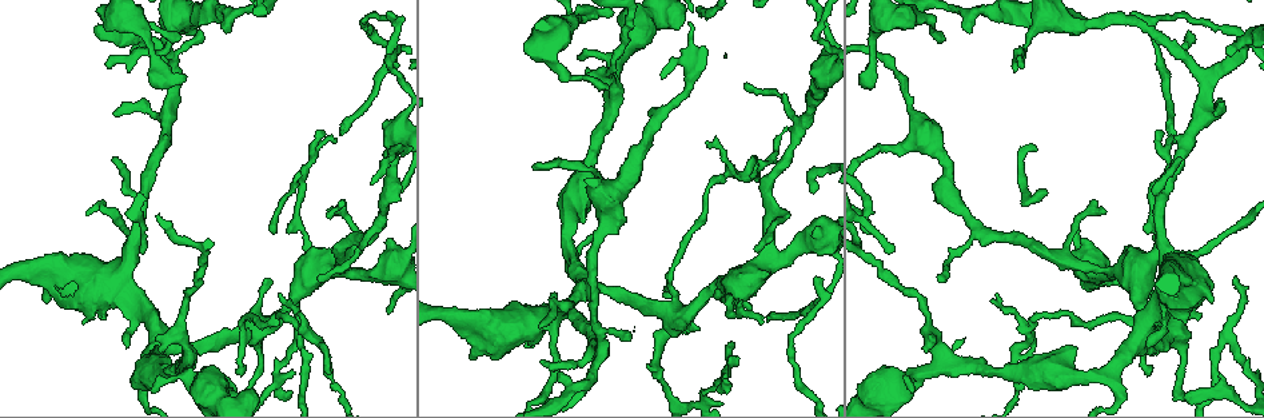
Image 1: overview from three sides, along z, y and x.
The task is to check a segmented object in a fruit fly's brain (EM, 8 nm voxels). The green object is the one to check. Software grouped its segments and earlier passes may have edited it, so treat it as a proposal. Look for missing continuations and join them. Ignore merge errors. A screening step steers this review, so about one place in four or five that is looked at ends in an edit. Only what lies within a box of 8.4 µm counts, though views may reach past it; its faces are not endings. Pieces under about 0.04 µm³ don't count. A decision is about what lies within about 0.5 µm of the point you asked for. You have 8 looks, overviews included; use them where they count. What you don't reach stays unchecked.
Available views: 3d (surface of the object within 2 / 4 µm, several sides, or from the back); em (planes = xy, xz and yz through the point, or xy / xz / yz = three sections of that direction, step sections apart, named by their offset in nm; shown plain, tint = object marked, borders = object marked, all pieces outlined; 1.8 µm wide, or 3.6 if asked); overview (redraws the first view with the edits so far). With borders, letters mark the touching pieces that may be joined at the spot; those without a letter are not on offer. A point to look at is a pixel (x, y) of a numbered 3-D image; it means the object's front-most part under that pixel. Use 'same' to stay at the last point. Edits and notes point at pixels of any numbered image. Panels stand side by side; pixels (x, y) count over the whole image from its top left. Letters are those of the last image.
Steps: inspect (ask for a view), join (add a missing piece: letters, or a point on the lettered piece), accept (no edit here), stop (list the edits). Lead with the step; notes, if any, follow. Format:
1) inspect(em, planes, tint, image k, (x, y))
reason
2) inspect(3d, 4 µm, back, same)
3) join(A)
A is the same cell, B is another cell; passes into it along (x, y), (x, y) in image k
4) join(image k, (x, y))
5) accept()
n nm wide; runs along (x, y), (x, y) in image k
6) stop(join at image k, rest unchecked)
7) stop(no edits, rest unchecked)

inspect(em, planes, borders, image 1, (586, 71))

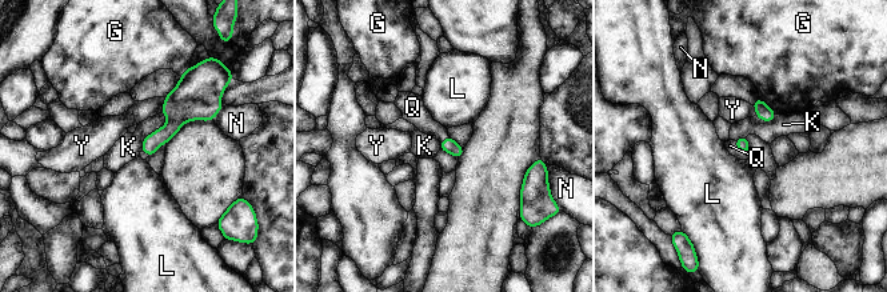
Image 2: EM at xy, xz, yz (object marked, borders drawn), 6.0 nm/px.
join(Q)
Q is the same cell, G, K, L, N and Y are other cells; it goes on there

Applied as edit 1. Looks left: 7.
inspect(em, xy, step 8, tint, image 1, (182, 81))
an open end

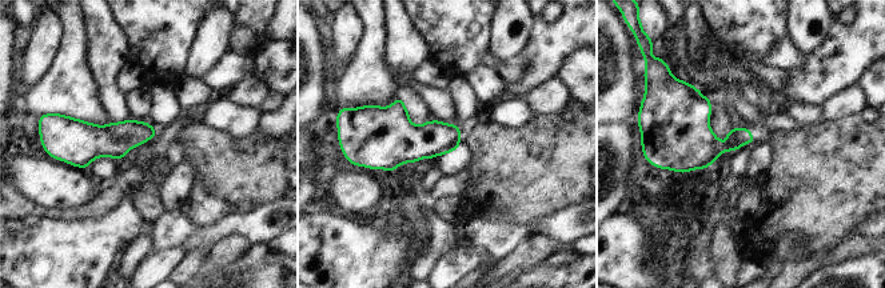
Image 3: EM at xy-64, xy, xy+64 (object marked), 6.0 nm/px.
inspect(em, planes, borders, same)
cut it another way

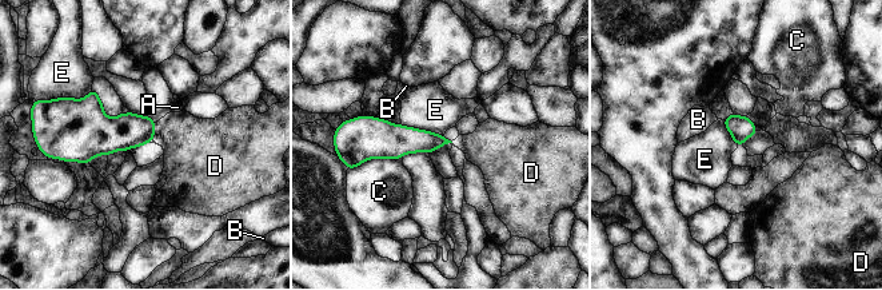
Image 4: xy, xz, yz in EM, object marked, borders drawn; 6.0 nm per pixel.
accept()
A, B, C, D and E are other cells; none of them fits

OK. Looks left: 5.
inspect(em, 3.6 µm, planes, tint, image 1, (115, 111))

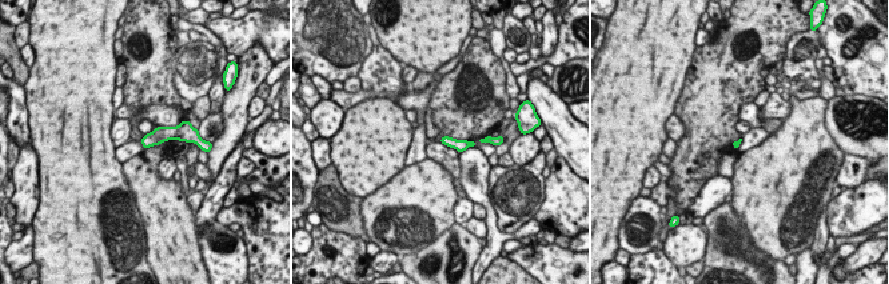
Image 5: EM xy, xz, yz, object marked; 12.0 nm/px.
inspect(em, 3.6 µm, planes, borders, same)
what lies round it

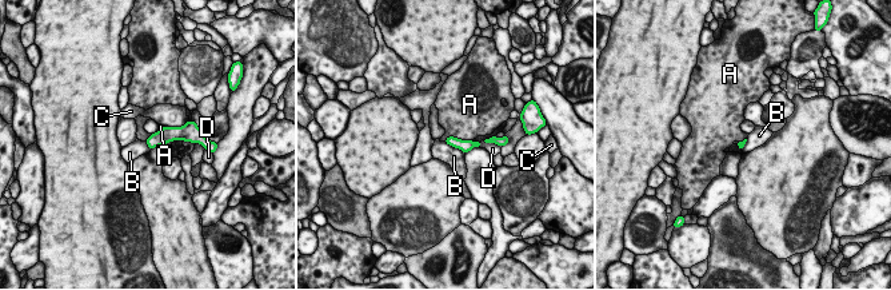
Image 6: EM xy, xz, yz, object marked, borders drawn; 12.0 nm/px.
accept()
A, B, C and D are other cells; none of them fits

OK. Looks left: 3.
stop(join at image 2, rest unchecked)

